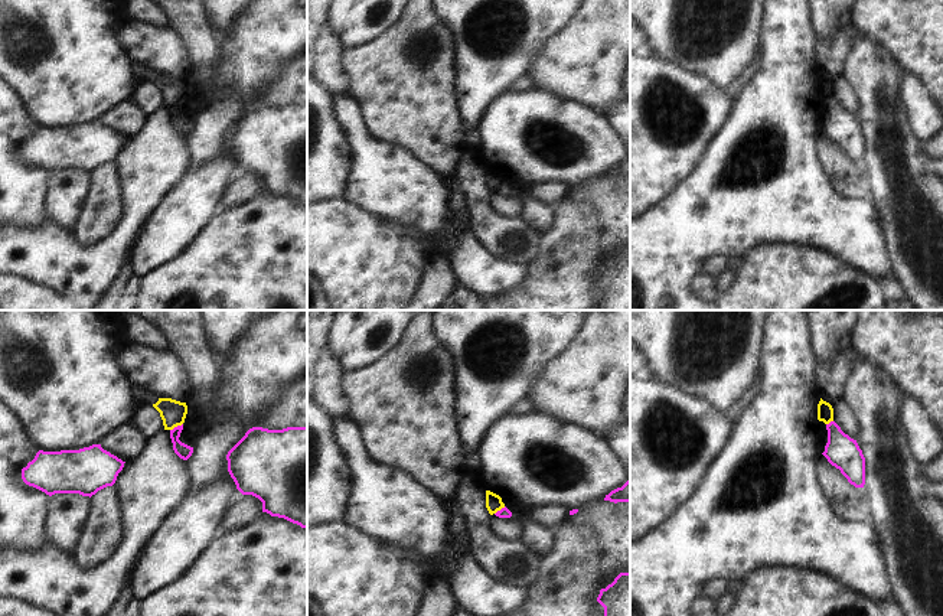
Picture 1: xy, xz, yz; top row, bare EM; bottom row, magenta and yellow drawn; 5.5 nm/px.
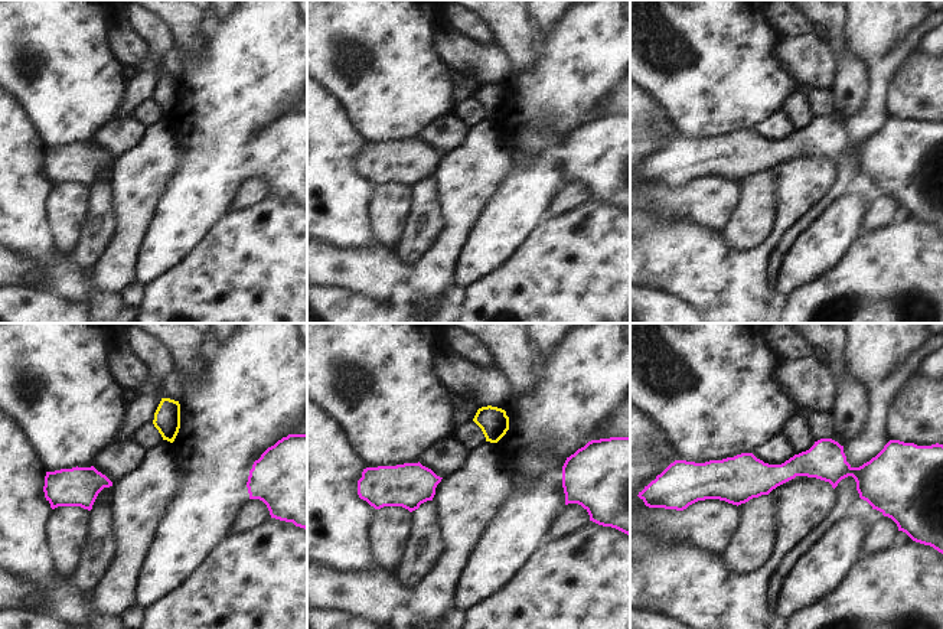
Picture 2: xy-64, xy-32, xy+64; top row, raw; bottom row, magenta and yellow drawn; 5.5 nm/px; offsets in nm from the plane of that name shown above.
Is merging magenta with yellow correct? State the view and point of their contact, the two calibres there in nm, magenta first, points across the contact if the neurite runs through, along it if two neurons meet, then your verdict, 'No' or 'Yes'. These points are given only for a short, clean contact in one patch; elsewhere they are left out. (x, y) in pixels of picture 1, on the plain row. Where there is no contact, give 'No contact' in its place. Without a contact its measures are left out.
Touches magenta at xy (178, 103). Thickness 80 nm (magenta) against 140 nm. Boundary: xy (182, 100), (170, 107). No.

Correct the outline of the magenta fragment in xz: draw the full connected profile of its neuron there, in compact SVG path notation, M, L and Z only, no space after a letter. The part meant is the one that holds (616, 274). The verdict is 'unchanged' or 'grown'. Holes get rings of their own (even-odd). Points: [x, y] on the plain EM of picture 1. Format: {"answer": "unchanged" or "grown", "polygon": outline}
{"answer": "unchanged", "polygon": "M620 250L611 261L601 265L597 278L604 284L598 310L630 310L630 250Z"}

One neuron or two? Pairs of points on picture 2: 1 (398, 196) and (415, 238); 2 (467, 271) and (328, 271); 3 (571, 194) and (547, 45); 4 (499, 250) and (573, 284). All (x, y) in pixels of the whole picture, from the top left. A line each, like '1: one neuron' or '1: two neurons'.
1: two neurons
2: two neurons
3: two neurons
4: two neurons

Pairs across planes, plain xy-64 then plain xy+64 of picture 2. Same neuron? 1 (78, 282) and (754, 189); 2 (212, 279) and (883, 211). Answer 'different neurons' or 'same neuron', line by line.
1: different neurons
2: different neurons

